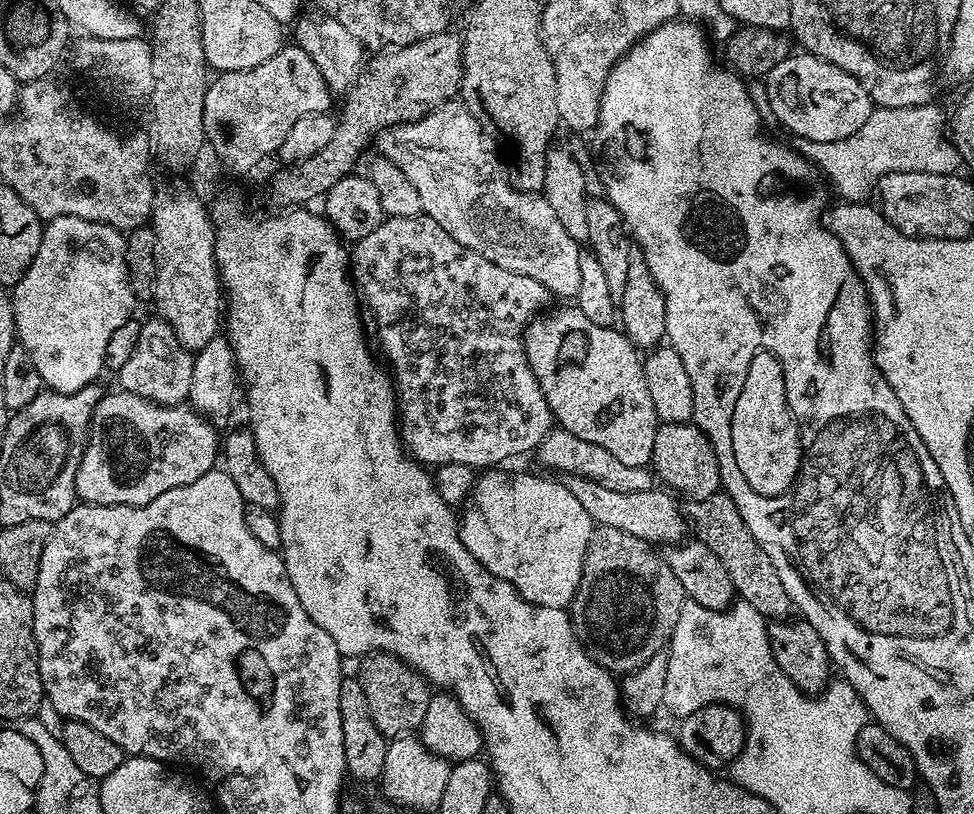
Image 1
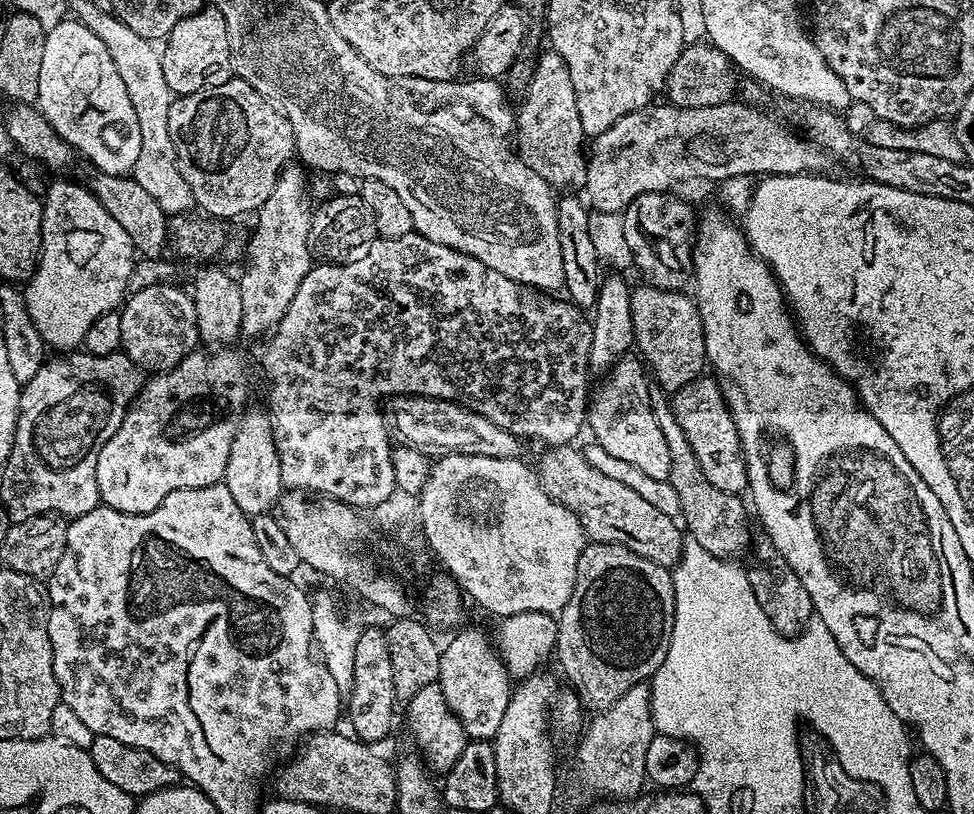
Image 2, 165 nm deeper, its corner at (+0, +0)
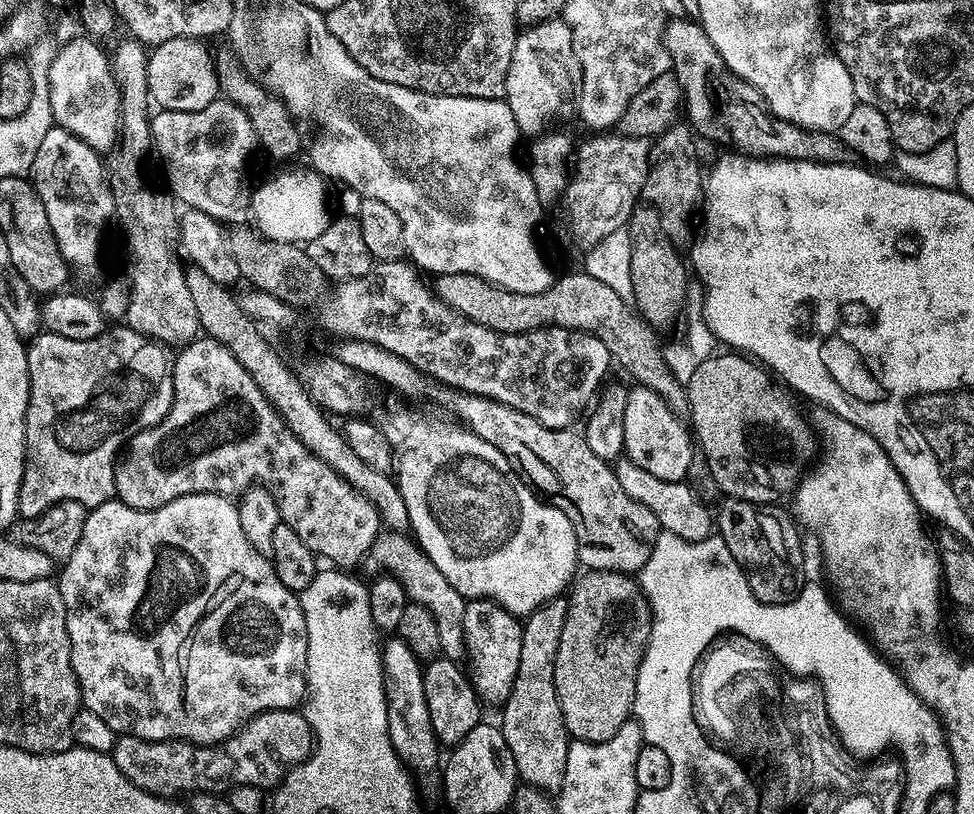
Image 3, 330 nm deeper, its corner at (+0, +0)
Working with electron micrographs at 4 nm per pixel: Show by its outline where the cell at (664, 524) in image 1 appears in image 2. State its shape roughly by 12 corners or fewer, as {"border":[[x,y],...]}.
{"border":[[394,396],[386,416],[408,448],[507,460],[521,437],[459,400]]}

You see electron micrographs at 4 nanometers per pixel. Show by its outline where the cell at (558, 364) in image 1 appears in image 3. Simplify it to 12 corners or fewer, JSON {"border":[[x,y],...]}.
{"border":[[654,390],[628,393],[624,456],[666,482],[692,468],[694,436]]}

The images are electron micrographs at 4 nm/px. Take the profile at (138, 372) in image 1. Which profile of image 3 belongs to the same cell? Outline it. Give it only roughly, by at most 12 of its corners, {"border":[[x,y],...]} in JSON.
{"border":[[149,49],[110,52],[119,139],[106,171],[128,243],[127,327],[165,346],[201,331],[178,204],[148,181]]}

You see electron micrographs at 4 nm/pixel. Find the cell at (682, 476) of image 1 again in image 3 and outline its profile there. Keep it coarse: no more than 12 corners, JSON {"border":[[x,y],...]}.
{"border":[[711,355],[686,412],[725,497],[795,493],[818,432],[747,355]]}

